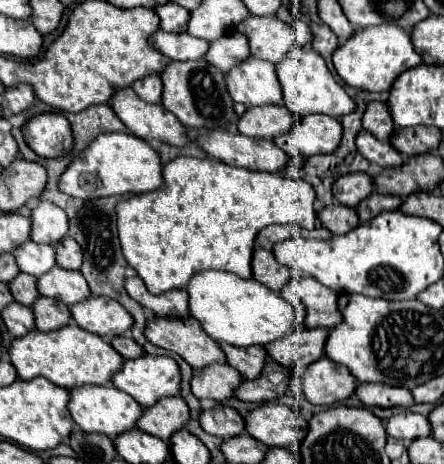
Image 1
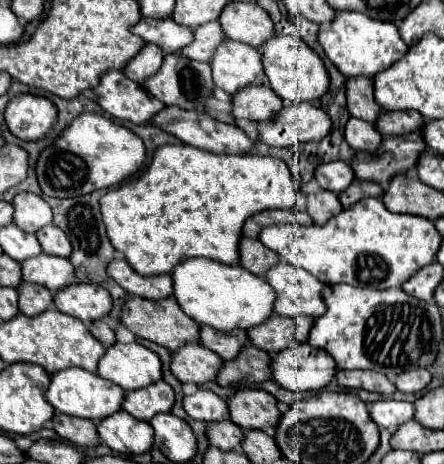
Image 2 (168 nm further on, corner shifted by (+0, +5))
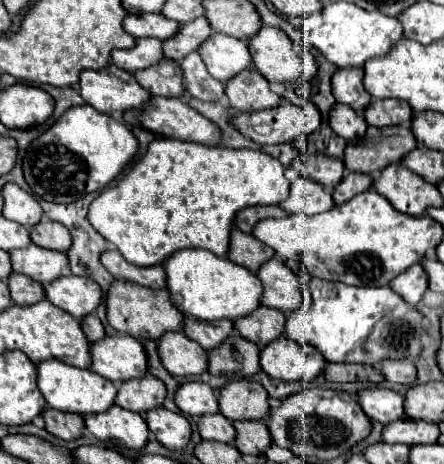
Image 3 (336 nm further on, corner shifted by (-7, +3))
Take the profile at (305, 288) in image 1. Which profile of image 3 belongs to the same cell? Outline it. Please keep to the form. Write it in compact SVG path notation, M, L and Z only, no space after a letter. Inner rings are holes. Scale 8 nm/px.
M278 256L264 262L256 276L264 288L260 296L262 306L272 306L284 314L292 314L294 308L298 310L304 304L304 290L300 288L296 274L292 274L292 270L286 268Z

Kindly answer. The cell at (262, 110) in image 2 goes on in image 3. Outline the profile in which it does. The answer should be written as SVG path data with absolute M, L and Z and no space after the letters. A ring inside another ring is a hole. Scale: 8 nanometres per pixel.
M256 70L240 72L224 84L224 92L230 100L230 106L240 112L254 112L264 108L274 108L280 104L280 96L268 88L268 80Z

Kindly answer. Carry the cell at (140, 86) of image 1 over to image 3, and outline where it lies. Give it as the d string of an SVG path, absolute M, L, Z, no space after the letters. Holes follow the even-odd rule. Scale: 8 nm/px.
M140 38L136 40L136 46L130 50L112 50L110 58L112 58L112 64L116 64L118 68L124 68L126 72L144 70L164 58L162 42L156 38Z

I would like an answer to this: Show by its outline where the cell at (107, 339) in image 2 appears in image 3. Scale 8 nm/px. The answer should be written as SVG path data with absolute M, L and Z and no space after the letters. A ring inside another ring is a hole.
M88 314L88 316L80 318L80 326L82 326L82 330L90 342L104 338L104 326L96 318L96 314Z

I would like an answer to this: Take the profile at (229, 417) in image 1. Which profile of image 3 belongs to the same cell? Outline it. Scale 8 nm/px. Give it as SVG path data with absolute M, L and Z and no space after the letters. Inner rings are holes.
M186 382L186 384L178 386L174 402L184 414L190 414L190 416L202 416L202 414L216 414L218 412L216 394L204 382Z

